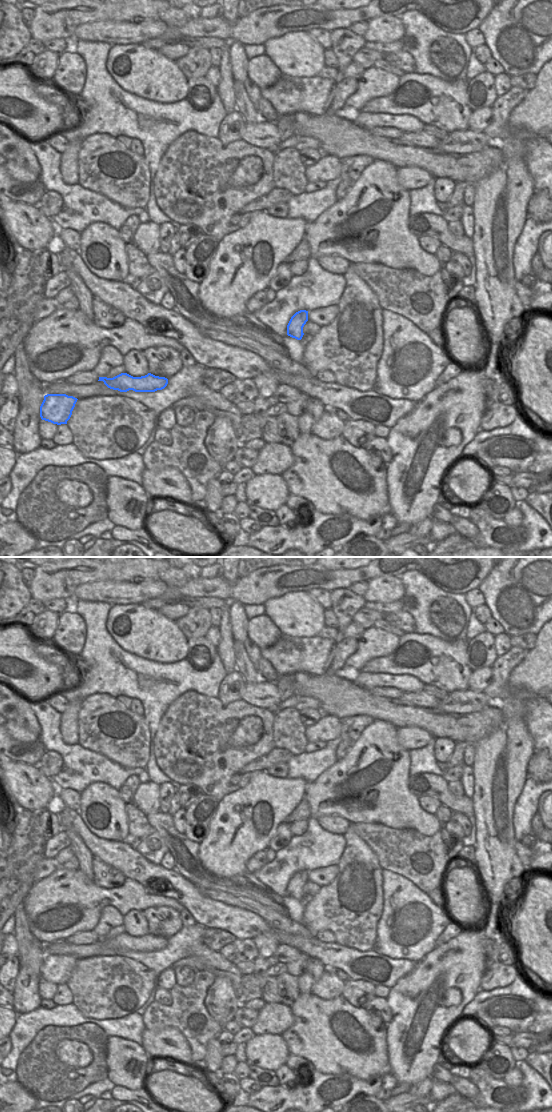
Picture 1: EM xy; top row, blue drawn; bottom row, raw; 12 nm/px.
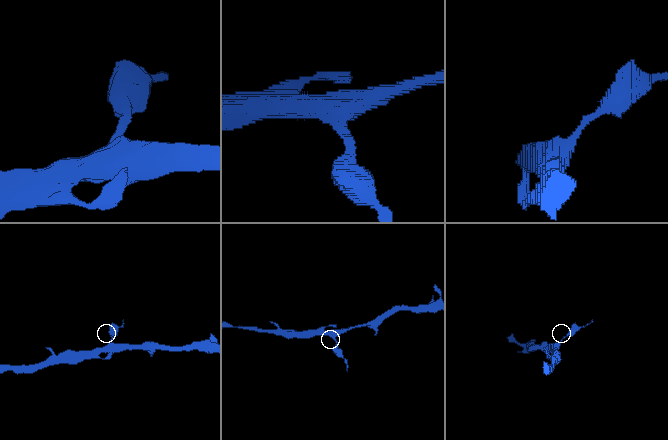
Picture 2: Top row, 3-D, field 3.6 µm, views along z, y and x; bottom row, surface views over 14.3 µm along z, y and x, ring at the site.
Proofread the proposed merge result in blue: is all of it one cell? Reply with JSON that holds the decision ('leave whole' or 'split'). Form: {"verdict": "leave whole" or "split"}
{"verdict": "leave whole"}

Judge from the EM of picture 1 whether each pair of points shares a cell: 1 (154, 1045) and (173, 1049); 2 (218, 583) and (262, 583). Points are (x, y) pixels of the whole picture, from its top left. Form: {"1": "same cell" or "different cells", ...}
{"1": "same cell", "2": "same cell"}

